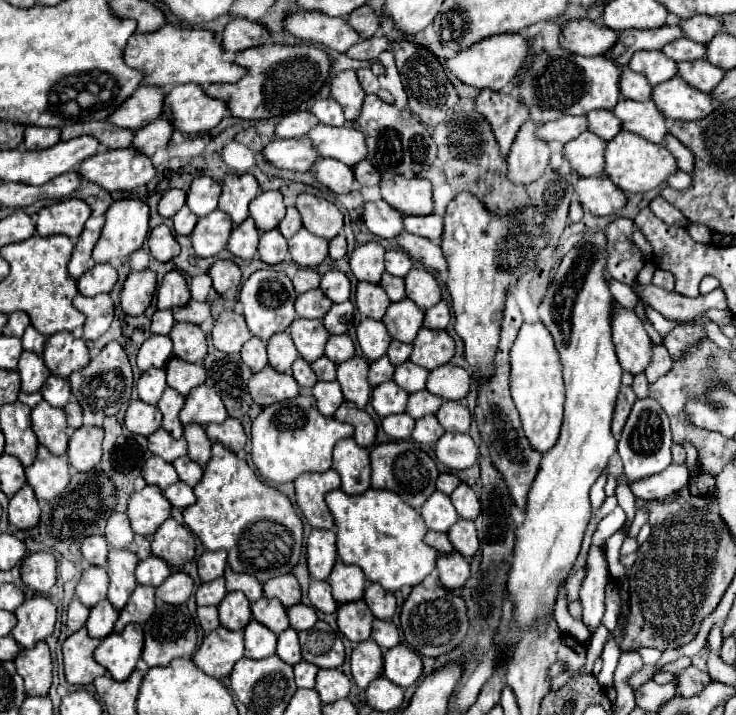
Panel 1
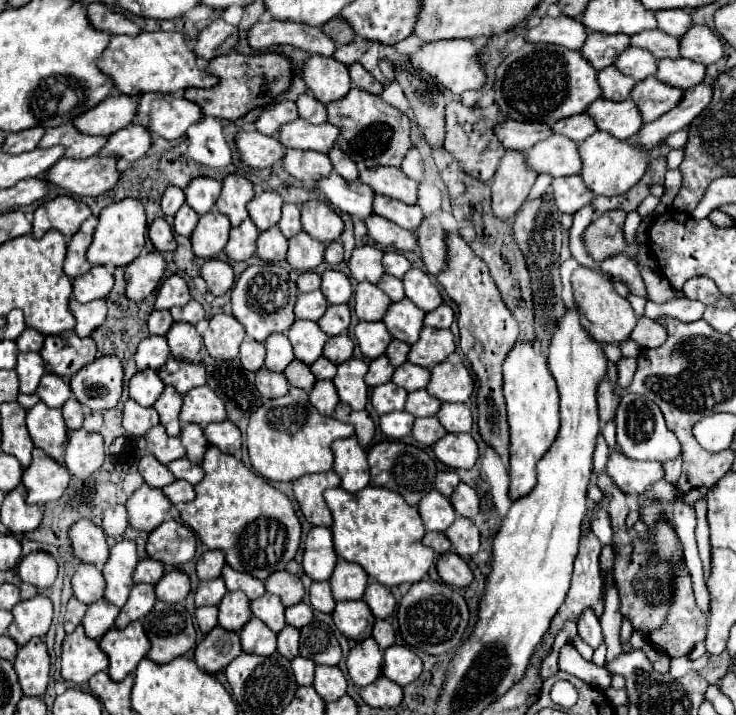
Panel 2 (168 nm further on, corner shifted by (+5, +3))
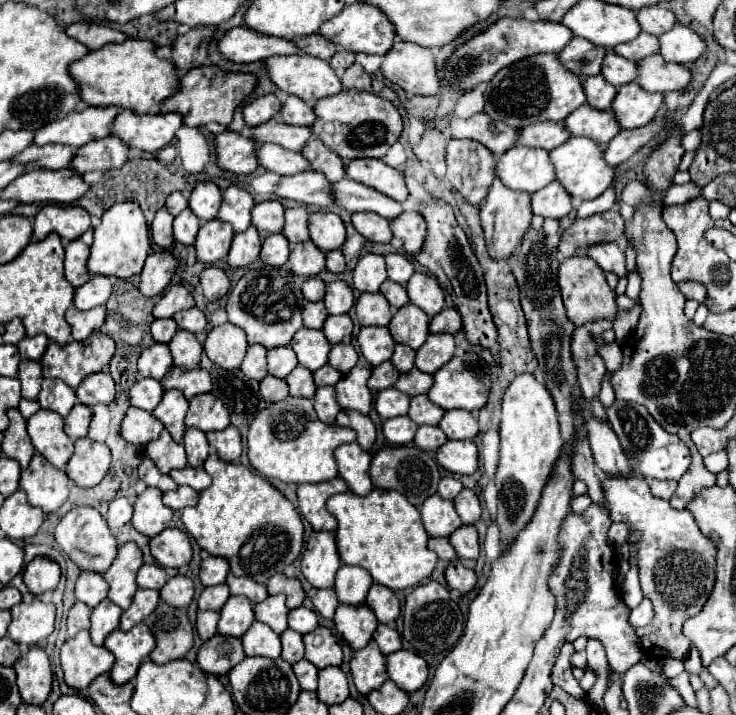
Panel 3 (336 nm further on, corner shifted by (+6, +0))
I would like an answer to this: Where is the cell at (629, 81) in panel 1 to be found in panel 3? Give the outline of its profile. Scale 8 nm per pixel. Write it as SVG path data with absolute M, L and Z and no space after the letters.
M600 74L586 78L582 82L582 88L586 94L586 102L598 110L606 110L612 104L612 94L616 94L616 88L608 84Z

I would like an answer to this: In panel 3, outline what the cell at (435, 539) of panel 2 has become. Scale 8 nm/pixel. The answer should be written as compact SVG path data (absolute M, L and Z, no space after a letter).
M430 538L430 540L428 540L428 548L430 548L432 552L436 552L438 558L442 558L442 560L446 560L446 562L456 560L456 552L454 552L452 544L448 542L448 538Z

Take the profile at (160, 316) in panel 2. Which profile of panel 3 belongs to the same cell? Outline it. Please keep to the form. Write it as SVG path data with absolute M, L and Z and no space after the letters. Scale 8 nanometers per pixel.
M170 318L170 320L154 320L152 322L152 338L156 342L162 342L162 344L168 344L174 334L178 332L178 326L176 322Z

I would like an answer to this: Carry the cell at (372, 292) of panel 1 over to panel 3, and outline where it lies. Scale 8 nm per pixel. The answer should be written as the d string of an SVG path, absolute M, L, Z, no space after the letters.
M360 294L356 300L356 316L360 326L388 326L392 320L392 308L380 294Z

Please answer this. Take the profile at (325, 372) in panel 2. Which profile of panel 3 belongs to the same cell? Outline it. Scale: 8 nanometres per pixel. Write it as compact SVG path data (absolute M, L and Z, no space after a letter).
M322 366L314 372L314 382L316 386L334 386L338 380L342 378L342 374L338 370L334 370L332 366Z

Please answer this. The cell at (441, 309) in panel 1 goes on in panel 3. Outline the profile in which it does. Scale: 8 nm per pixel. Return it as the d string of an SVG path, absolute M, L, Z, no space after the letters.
M444 308L440 314L436 314L430 322L430 332L446 332L446 334L458 334L462 330L462 318L456 308Z

